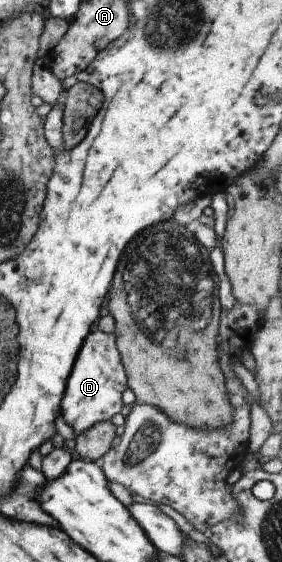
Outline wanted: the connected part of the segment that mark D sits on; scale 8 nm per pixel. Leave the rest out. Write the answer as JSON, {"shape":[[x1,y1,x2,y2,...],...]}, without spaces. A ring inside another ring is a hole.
{"shape":[[91,332,85,338,69,374,61,400,60,415,73,429,74,436,79,435,93,424,110,421,114,414,119,413,123,406,121,395,126,388,126,375,116,348,115,336,105,332]]}

